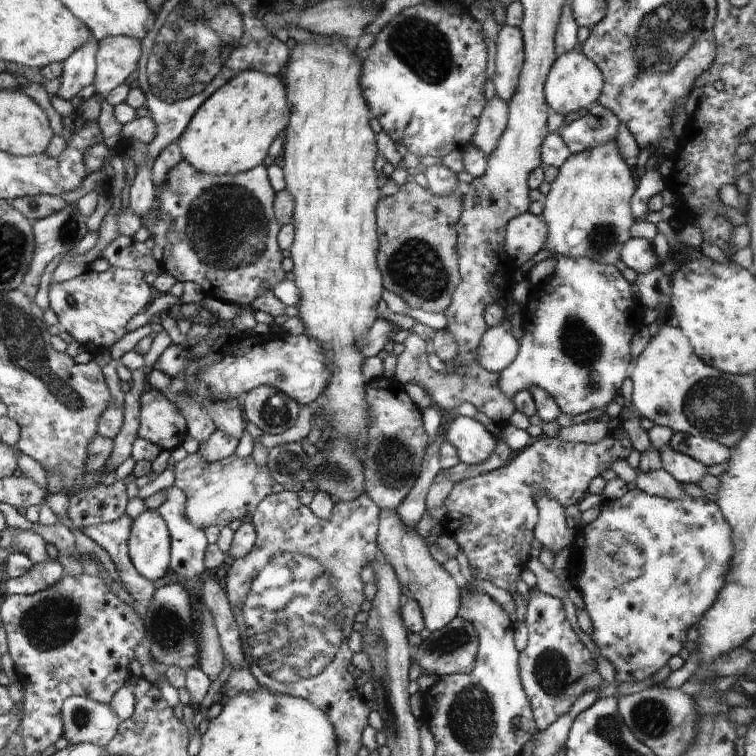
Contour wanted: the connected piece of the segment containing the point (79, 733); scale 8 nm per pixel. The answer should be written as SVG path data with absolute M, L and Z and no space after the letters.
M76 695L66 700L63 716L65 737L72 745L90 743L106 748L123 723L112 705L89 696Z

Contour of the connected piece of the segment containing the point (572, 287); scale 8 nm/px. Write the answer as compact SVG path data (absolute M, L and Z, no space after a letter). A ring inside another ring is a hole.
M558 256L554 276L539 282L525 304L527 318L523 326L524 334L518 340L519 348L512 364L500 372L502 394L508 400L521 390L538 386L546 391L559 406L561 412L578 416L588 410L595 410L612 402L614 394L620 390L628 376L628 366L632 356L628 346L636 328L636 310L630 300L630 286L615 266L606 266L582 258Z

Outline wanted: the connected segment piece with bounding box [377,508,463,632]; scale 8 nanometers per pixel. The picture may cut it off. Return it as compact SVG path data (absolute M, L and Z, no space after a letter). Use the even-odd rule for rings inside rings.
M397 508L379 510L380 530L377 532L377 546L381 554L386 557L388 564L394 568L394 574L402 588L406 588L412 598L420 605L425 628L430 632L440 630L459 616L462 594L458 584L452 580L452 576L442 570L442 564L434 562L434 558L428 552L428 546L424 544L424 538L420 538L416 526L408 528L398 518Z

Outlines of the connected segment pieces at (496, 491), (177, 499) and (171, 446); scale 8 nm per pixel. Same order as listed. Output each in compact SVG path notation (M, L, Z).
M624 430L620 437L611 437L607 433L606 438L596 444L564 442L546 435L519 451L503 467L453 483L451 493L443 504L446 506L445 518L440 521L444 534L452 538L459 549L466 554L471 575L474 578L492 582L496 588L502 588L512 595L516 592L516 582L520 580L522 570L527 569L530 542L534 540L534 528L538 523L540 510L537 508L537 501L534 500L534 494L544 490L544 494L558 500L558 504L564 509L570 504L577 504L587 495L592 479L601 476L604 470L611 468L613 462L626 460L632 449L632 442Z
M175 485L167 488L166 492L168 492L168 500L158 510L167 520L172 533L172 564L170 566L172 566L172 571L180 576L182 582L188 585L190 580L199 580L200 576L209 570L206 557L211 542L205 530L190 522L186 509L186 502L188 502L186 492Z
M154 386L141 400L140 437L158 444L164 450L176 450L190 436L188 420L181 410Z

